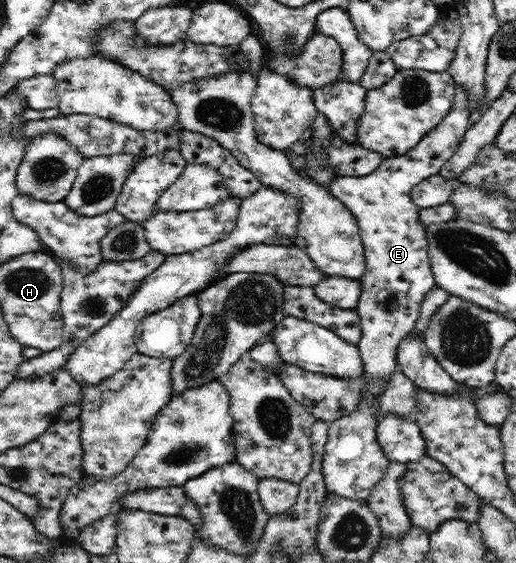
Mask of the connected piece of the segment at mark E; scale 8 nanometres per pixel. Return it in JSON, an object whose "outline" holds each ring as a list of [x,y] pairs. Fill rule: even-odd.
{"outline":[[[456,84],[452,107],[445,119],[425,139],[420,140],[413,150],[404,155],[383,159],[373,172],[363,176],[341,175],[331,184],[329,193],[347,207],[357,219],[358,229],[364,244],[365,272],[360,276],[362,292],[357,304],[362,336],[357,343],[364,373],[360,388],[360,397],[356,407],[341,418],[328,423],[327,440],[324,446],[322,469],[328,491],[335,491],[341,496],[365,499],[373,483],[382,476],[386,464],[390,461],[377,438],[377,418],[381,408],[381,398],[389,386],[393,374],[398,370],[394,361],[394,348],[403,336],[415,328],[421,302],[428,290],[436,285],[434,274],[426,258],[426,240],[424,224],[421,221],[422,208],[415,205],[411,194],[416,184],[429,176],[436,175],[446,168],[446,160],[458,149],[464,135],[470,128],[472,94],[463,84]]]}

